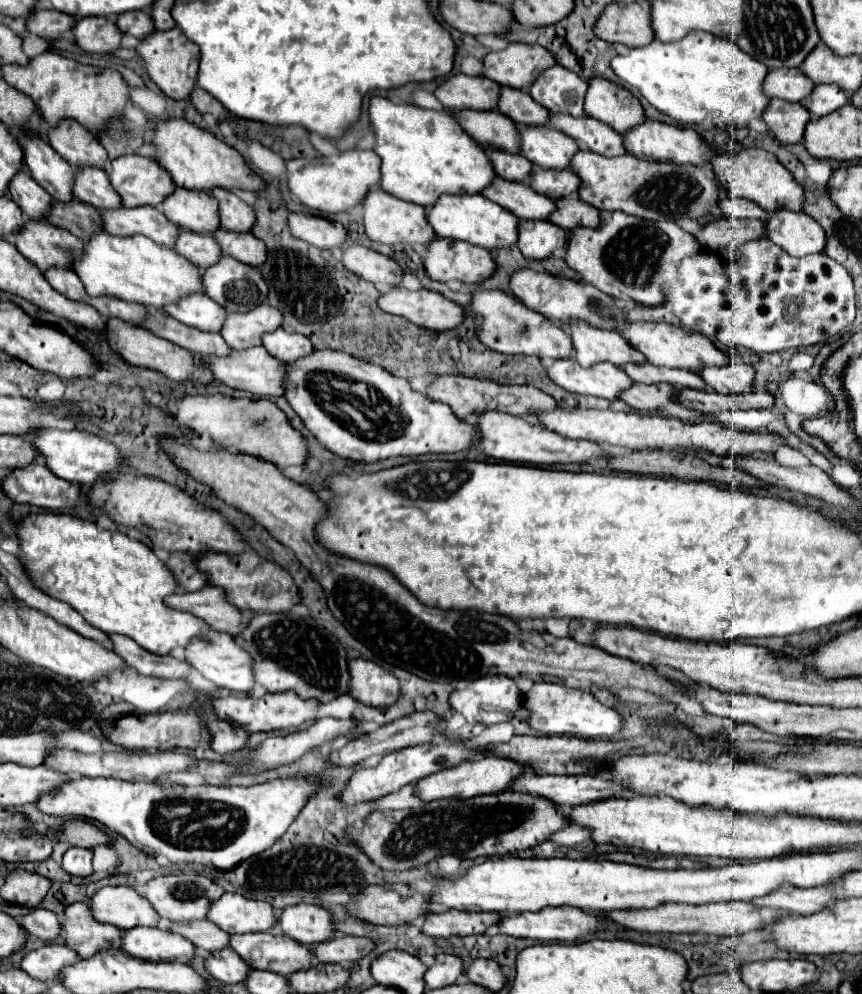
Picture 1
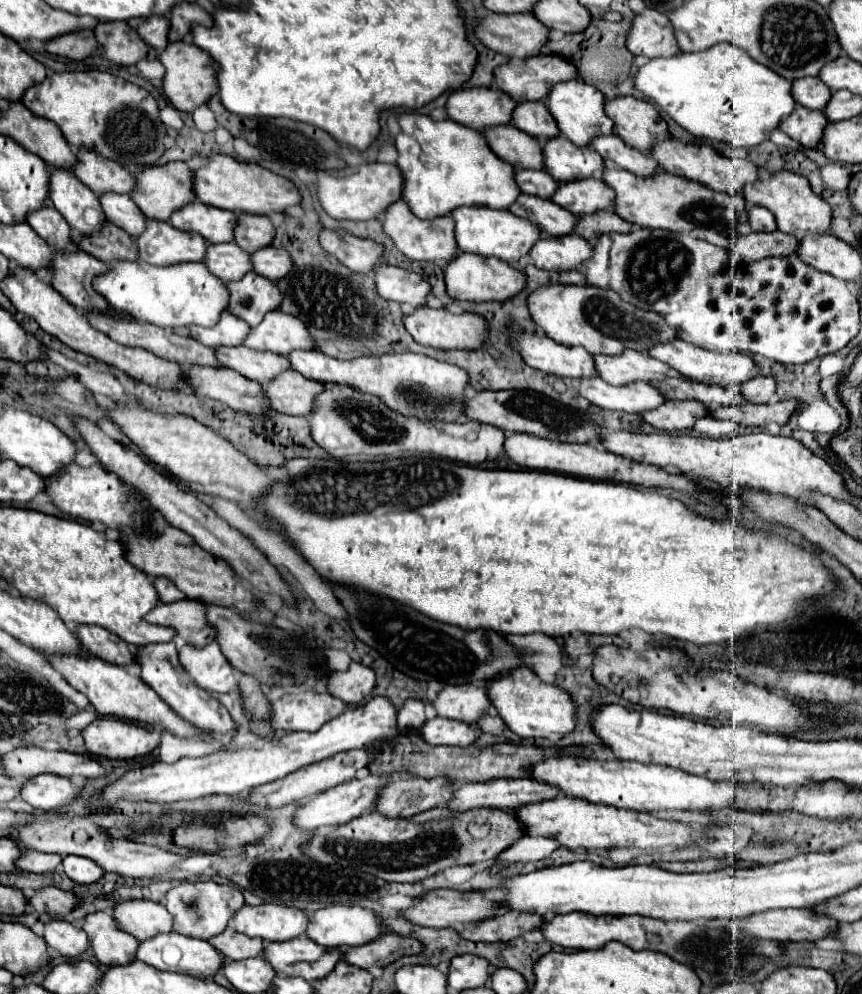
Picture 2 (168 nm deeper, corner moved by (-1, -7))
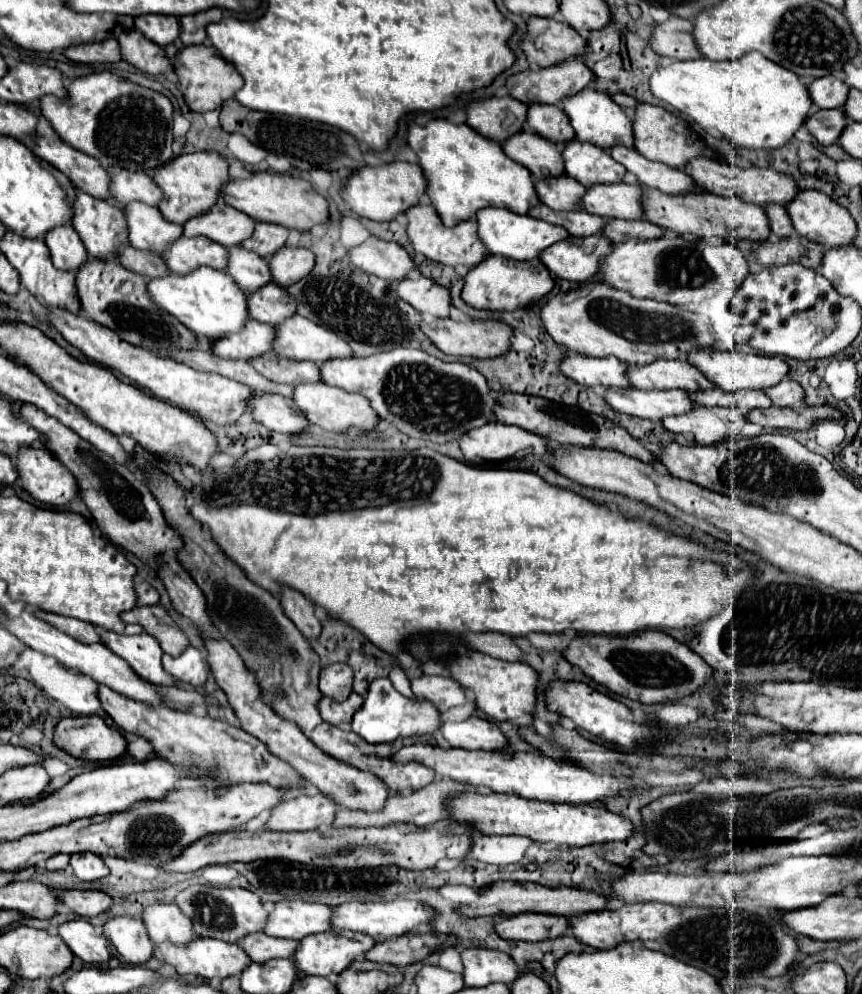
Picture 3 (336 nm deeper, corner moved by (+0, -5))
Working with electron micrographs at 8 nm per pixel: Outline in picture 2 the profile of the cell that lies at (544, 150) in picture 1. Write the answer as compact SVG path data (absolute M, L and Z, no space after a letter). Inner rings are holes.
M559 135L545 143L543 165L557 183L565 183L593 177L603 167L603 159L591 147L577 147L567 137Z

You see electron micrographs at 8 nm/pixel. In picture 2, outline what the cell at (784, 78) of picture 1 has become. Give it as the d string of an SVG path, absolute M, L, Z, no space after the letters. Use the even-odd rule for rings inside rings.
M807 77L807 79L795 79L791 85L791 95L795 103L807 107L807 109L825 109L831 91L819 77Z

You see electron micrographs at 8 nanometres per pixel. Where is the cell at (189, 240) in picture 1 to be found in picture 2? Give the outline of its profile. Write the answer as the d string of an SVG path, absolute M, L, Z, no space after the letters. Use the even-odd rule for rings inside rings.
M233 241L221 243L221 245L209 245L203 257L203 263L223 283L241 279L247 271L251 271L251 261L247 253L241 251Z

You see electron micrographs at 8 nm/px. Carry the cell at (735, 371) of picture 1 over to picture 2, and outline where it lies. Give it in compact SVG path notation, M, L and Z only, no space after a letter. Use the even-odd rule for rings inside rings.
M757 375L747 379L747 383L741 383L739 391L745 397L745 403L767 403L775 395L775 379Z

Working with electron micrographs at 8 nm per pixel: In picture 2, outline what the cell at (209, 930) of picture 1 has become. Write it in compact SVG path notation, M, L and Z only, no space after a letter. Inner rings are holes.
M227 927L223 933L215 935L215 939L207 939L215 949L221 951L227 959L249 959L249 957L259 957L265 941L263 939L251 939L247 935L237 933L235 929Z

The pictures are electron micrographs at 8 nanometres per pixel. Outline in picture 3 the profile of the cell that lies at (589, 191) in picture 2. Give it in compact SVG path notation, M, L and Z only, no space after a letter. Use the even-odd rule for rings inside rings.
M626 183L592 185L582 197L582 209L604 219L640 219L642 187Z

